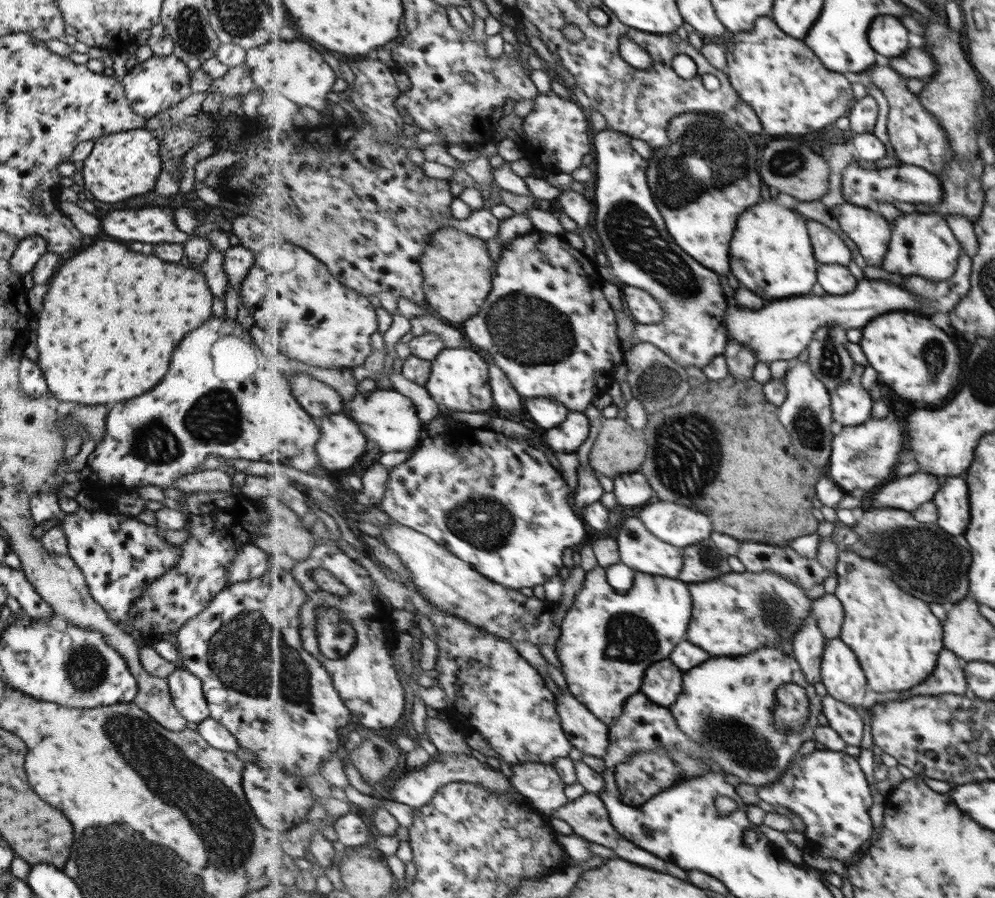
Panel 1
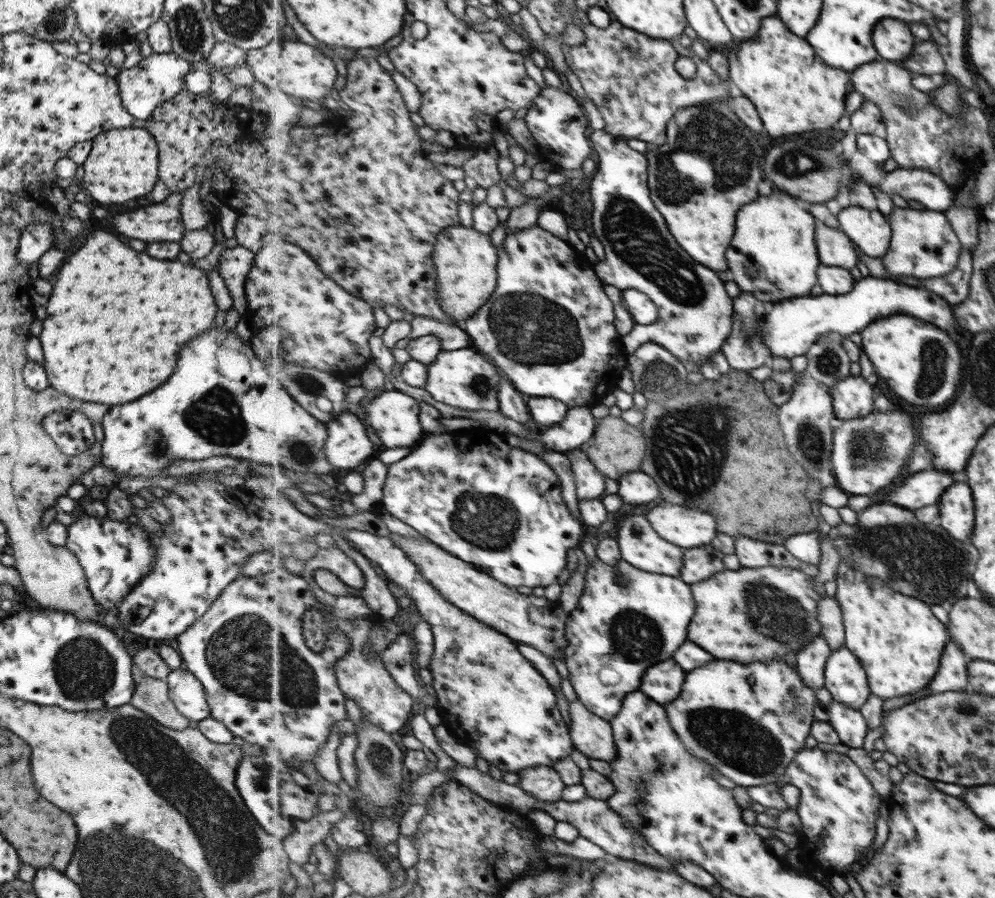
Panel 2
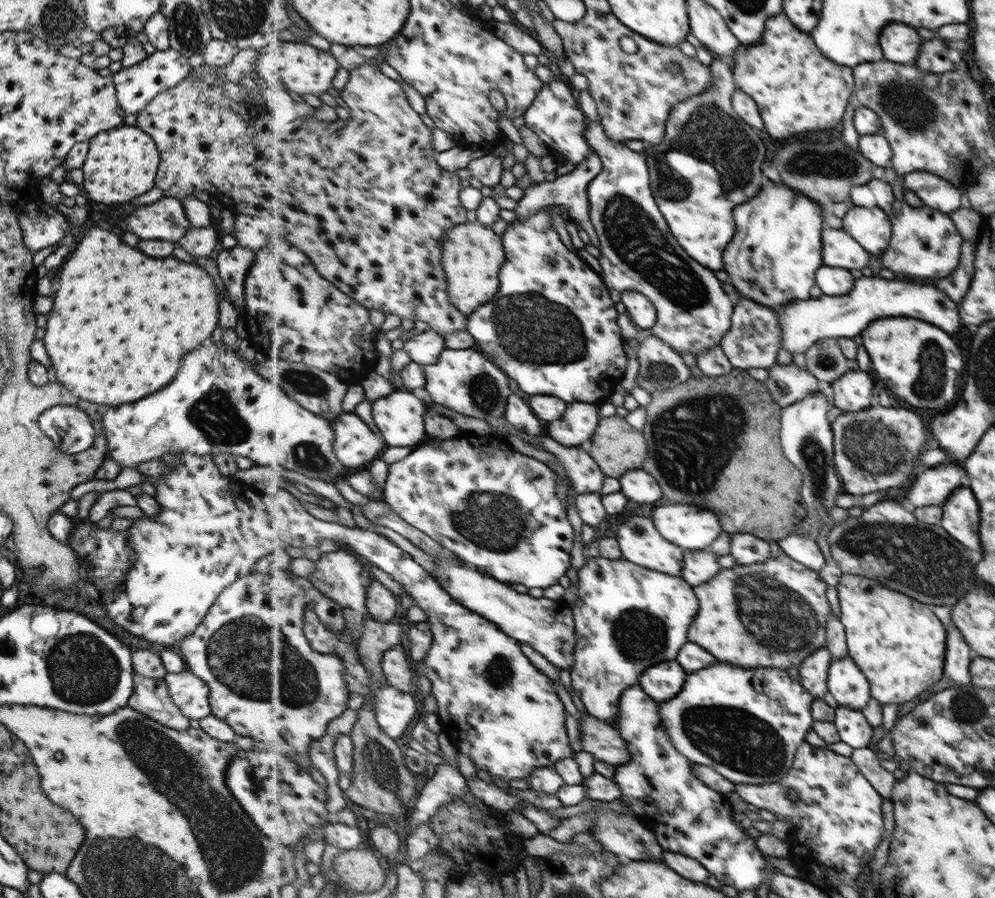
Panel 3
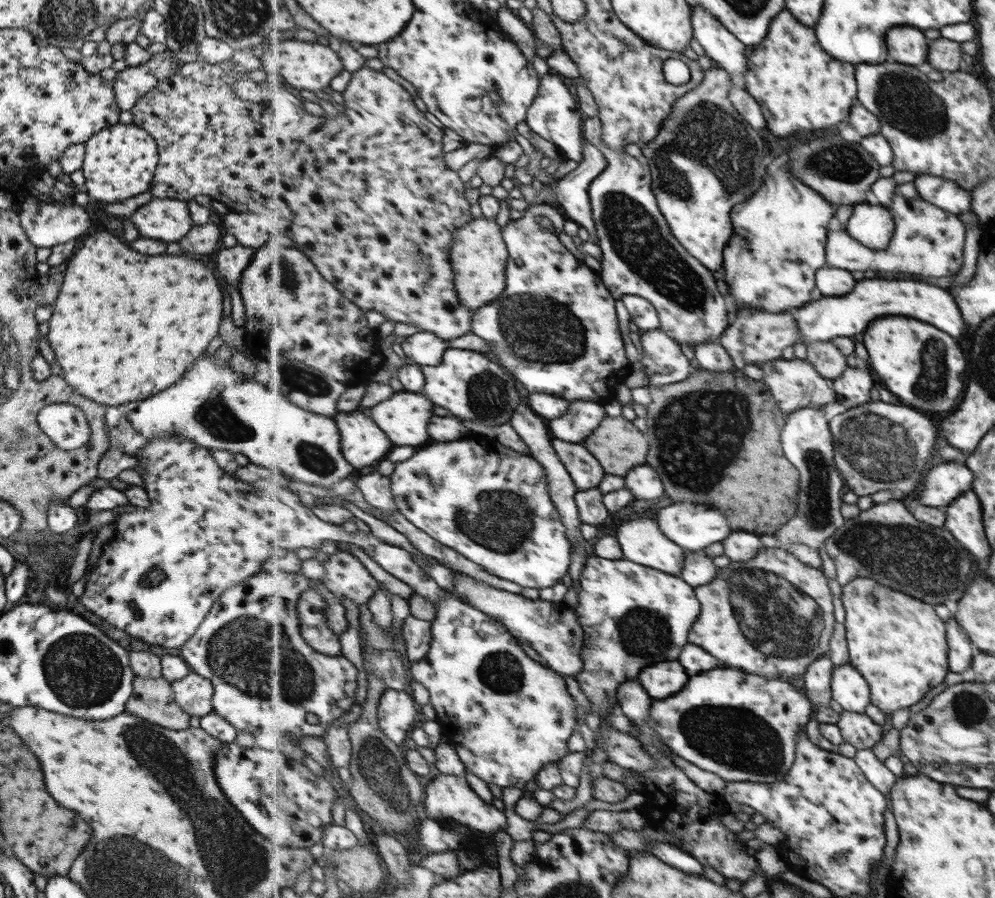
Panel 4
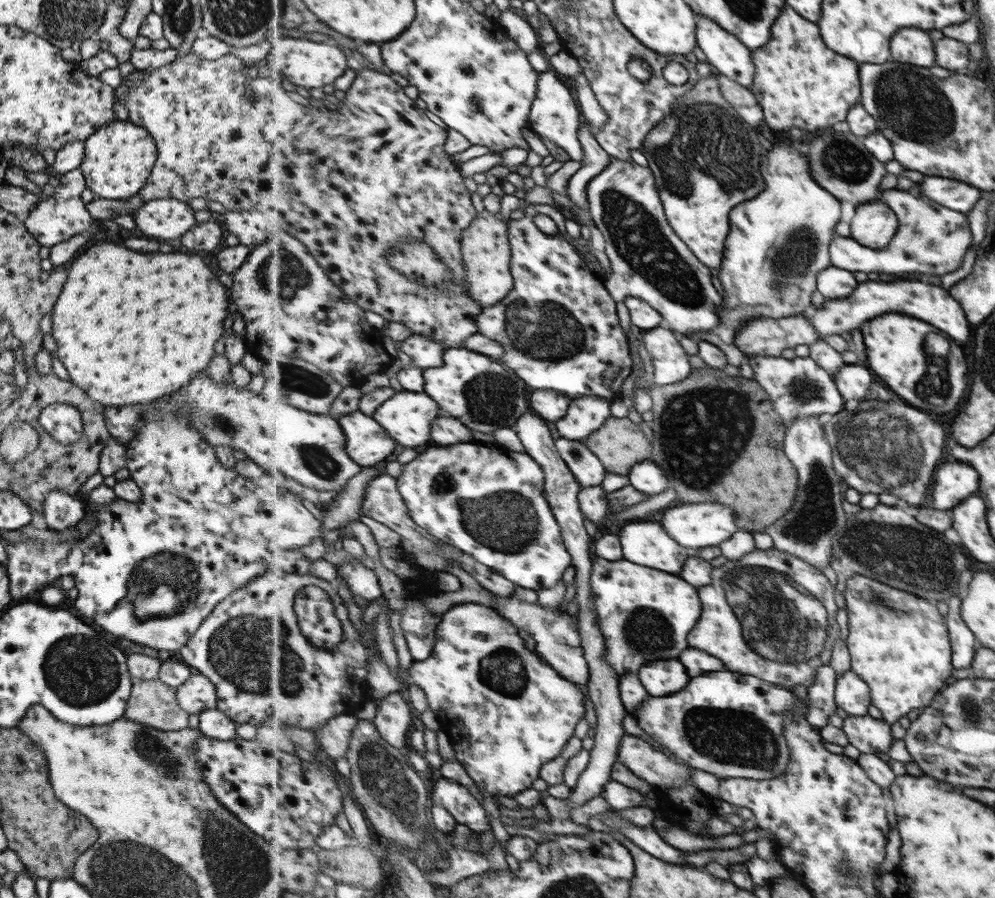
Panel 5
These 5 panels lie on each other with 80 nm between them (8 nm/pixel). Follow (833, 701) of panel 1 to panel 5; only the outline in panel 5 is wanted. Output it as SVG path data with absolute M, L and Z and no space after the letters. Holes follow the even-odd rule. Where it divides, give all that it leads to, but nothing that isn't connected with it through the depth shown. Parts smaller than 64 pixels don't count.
M847 715L843 730L847 733L849 744L857 748L861 754L888 753L893 746L891 725L883 718Z

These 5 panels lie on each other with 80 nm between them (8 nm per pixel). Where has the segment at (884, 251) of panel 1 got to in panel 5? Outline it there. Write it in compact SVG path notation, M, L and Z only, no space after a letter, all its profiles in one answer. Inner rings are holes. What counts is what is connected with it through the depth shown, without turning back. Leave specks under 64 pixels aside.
M881 200L860 204L854 216L851 224L853 238L869 248L887 248L900 228L894 208Z

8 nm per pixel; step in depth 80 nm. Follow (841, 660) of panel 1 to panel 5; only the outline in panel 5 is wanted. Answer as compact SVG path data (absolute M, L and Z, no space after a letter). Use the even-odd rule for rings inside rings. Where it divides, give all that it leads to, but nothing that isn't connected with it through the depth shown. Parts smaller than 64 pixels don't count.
M852 670L838 675L836 701L848 715L865 716L872 704L870 686Z

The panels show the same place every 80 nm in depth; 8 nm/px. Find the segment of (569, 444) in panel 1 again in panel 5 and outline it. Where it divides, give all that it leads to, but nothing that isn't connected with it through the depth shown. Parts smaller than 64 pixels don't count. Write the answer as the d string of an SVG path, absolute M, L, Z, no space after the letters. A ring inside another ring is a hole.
M585 396L572 400L567 416L553 424L556 436L561 434L569 440L583 440L593 435L611 418L613 401L599 396Z

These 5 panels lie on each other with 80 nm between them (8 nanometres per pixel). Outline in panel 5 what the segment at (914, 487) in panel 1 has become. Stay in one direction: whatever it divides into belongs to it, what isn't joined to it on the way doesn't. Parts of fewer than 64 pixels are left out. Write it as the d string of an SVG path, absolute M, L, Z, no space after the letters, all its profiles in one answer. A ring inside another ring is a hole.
M943 462L939 476L935 476L935 490L927 506L937 510L950 510L978 491L979 478L974 468L963 462Z

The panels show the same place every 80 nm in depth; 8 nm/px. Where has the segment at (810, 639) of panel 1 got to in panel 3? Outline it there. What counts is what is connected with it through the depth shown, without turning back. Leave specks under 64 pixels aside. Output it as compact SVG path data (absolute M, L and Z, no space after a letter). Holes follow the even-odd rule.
M824 646L810 654L799 666L802 685L816 698L822 699L827 692L829 669L834 661L831 651Z

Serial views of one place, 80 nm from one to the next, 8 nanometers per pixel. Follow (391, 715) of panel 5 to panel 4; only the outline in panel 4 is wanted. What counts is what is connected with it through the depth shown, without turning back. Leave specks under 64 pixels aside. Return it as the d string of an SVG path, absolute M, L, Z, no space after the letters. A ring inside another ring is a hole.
M393 688L383 693L378 708L378 723L390 740L397 745L403 744L415 720L417 720L417 703L411 694Z

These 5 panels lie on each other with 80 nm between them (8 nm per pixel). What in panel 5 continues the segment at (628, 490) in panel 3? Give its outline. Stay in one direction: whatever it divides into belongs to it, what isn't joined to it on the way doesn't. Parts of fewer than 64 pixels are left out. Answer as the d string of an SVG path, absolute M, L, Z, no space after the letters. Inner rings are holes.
M650 458L637 463L628 476L631 478L631 485L645 494L655 496L669 488L669 480L667 480L663 468L655 461L651 462Z

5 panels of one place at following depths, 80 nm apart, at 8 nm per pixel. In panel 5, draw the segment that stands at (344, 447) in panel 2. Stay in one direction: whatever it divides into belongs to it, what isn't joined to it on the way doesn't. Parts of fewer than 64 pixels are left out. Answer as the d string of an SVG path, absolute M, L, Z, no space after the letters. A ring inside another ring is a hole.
M353 412L339 418L339 422L343 424L343 432L347 432L347 452L351 452L359 464L372 467L395 454L397 442L371 416Z

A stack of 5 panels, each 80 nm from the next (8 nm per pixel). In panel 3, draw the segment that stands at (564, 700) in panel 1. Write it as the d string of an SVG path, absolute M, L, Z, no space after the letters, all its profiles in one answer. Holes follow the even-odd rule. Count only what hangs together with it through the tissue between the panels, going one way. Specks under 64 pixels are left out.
M587 711L581 713L583 724L579 725L581 750L589 753L595 760L601 760L621 767L629 764L633 756L621 738L620 730L613 724L605 723Z

